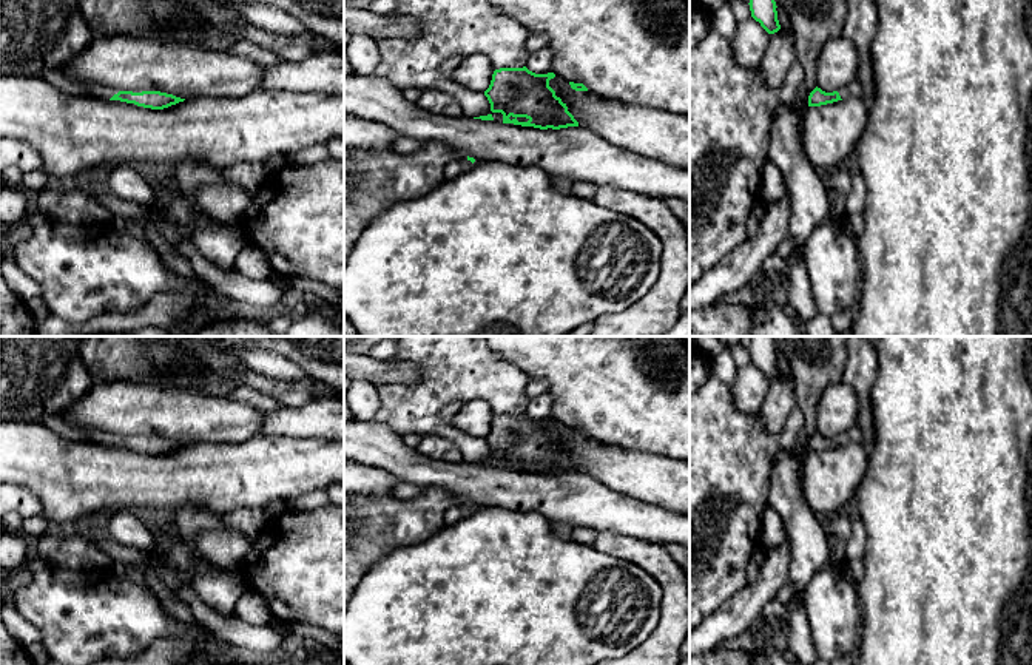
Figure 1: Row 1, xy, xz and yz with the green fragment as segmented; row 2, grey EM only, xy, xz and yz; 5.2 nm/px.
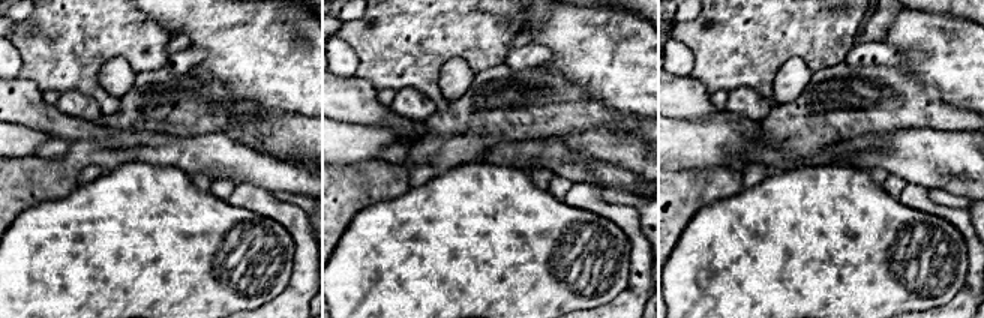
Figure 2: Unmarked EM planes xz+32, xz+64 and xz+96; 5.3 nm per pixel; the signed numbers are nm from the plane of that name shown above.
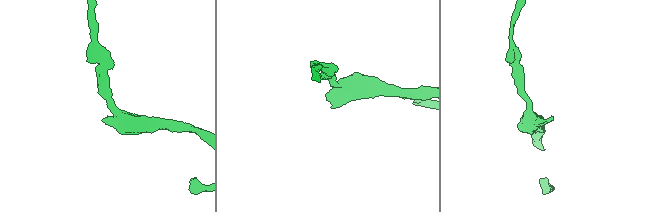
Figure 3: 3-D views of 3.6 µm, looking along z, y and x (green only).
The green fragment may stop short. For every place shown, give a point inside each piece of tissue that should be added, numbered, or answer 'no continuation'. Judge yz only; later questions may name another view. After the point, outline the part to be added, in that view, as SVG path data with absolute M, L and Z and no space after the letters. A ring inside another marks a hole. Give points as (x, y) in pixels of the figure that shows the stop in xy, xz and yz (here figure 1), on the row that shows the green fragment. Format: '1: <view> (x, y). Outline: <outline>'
1: yz (852, 90). Outline: M855 80L852 83L848 83L847 86L838 89L841 99L848 99L848 97L861 97L862 94L862 88L859 86L859 83Z

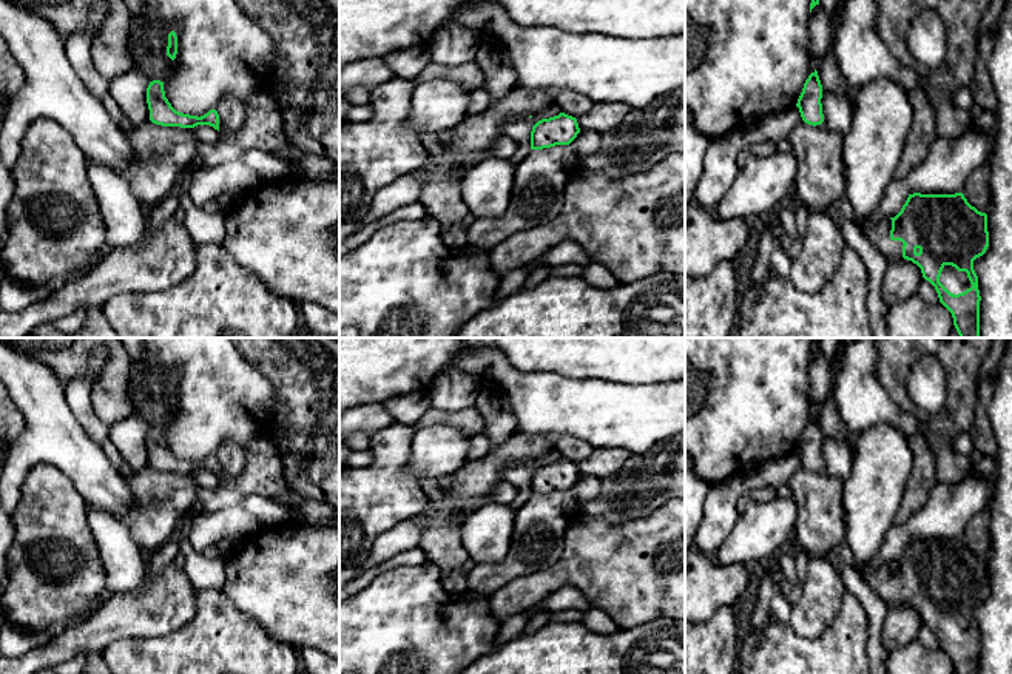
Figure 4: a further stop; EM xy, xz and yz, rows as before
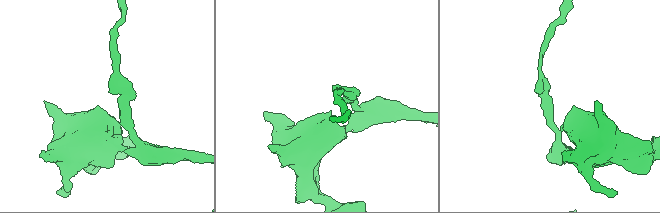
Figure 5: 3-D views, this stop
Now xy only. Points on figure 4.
no continuation

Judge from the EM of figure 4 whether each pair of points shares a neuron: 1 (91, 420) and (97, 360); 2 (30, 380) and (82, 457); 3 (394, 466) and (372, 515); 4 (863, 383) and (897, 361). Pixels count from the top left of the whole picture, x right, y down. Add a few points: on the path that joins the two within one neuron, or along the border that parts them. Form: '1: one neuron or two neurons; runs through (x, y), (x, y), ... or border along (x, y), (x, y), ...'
1: one neuron; runs through (84, 404), (84, 384), (90, 375)
2: one neuron; runs through (40, 398), (50, 424), (64, 438)
3: one neuron; runs through (386, 478), (384, 489), (372, 503)
4: two neurons; border along (877, 353), (875, 377), (897, 404)

